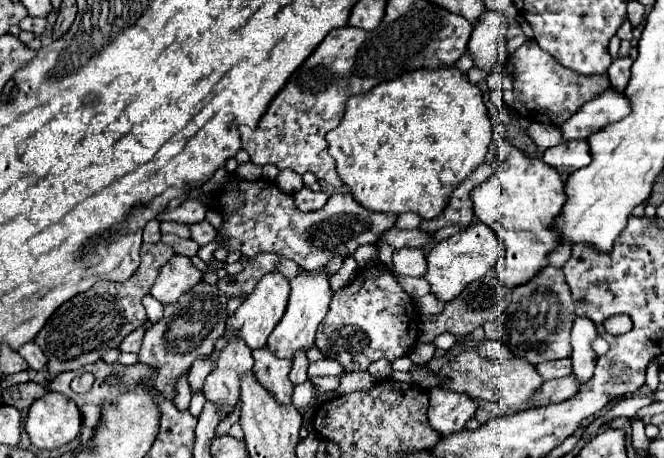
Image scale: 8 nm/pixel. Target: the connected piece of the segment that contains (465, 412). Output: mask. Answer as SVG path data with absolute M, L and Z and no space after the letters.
M430 389L430 409L428 419L430 425L442 435L452 435L464 429L466 421L474 417L478 409L478 401L474 401L466 393L446 391L446 389Z

